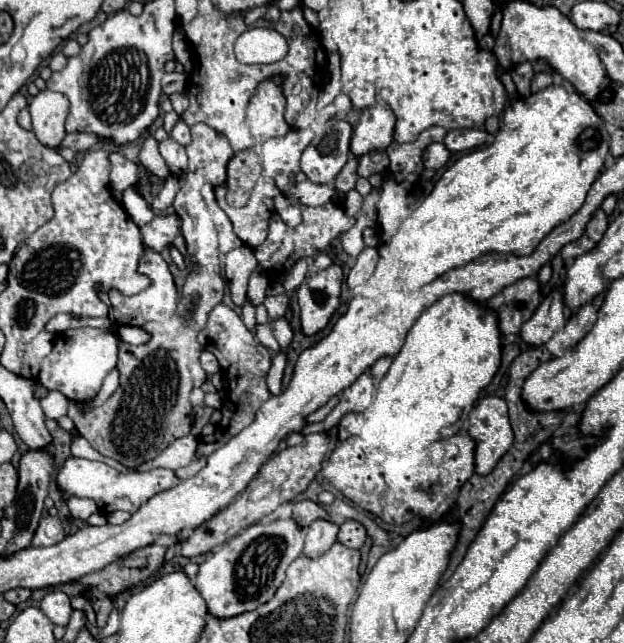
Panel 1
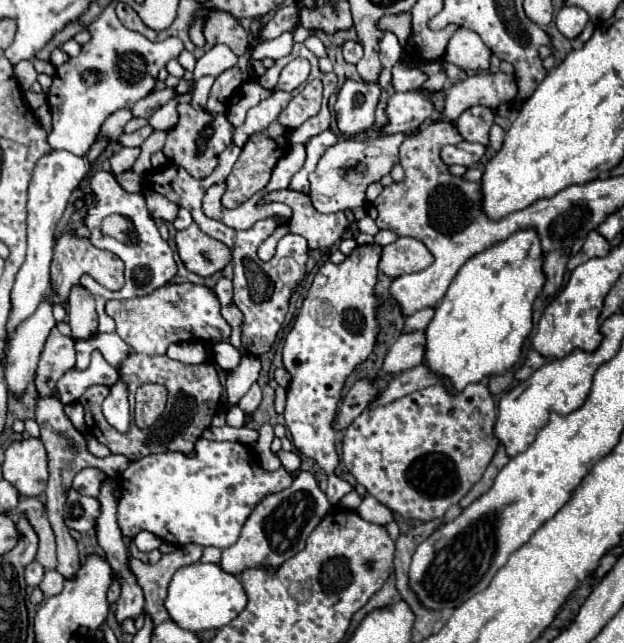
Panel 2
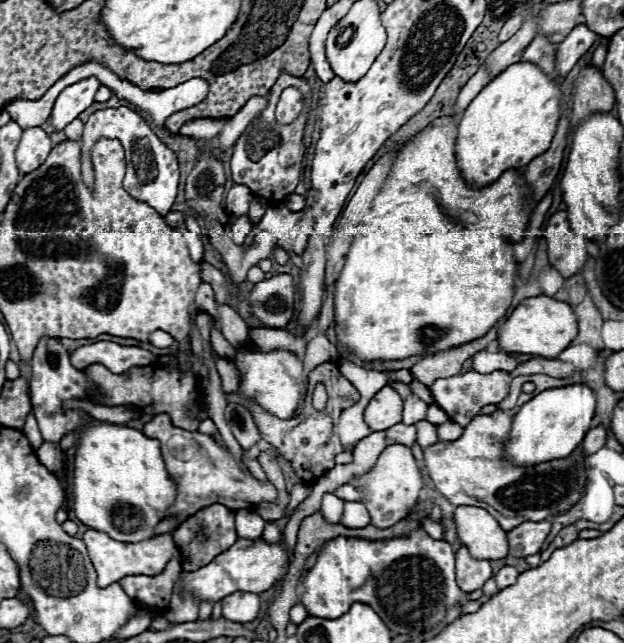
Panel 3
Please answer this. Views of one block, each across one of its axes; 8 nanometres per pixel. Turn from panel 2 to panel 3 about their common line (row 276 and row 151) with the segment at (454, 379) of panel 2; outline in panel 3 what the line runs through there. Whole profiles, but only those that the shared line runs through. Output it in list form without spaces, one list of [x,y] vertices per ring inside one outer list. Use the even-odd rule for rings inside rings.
[[[516,62],[508,66],[488,86],[484,86],[484,90],[464,110],[462,120],[458,124],[456,162],[466,182],[472,184],[474,188],[488,186],[490,182],[498,180],[502,172],[522,170],[528,162],[538,158],[538,154],[544,154],[552,142],[556,124],[560,120],[560,94],[562,94],[560,86],[530,62]]]

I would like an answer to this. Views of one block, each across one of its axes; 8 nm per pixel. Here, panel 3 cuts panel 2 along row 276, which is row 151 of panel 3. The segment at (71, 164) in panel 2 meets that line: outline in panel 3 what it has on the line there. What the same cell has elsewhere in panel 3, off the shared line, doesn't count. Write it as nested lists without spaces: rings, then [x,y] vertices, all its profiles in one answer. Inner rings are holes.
[[[42,128],[24,130],[22,140],[16,148],[16,164],[20,174],[24,176],[34,172],[46,160],[46,154],[50,154],[50,150],[52,150],[50,138]]]

